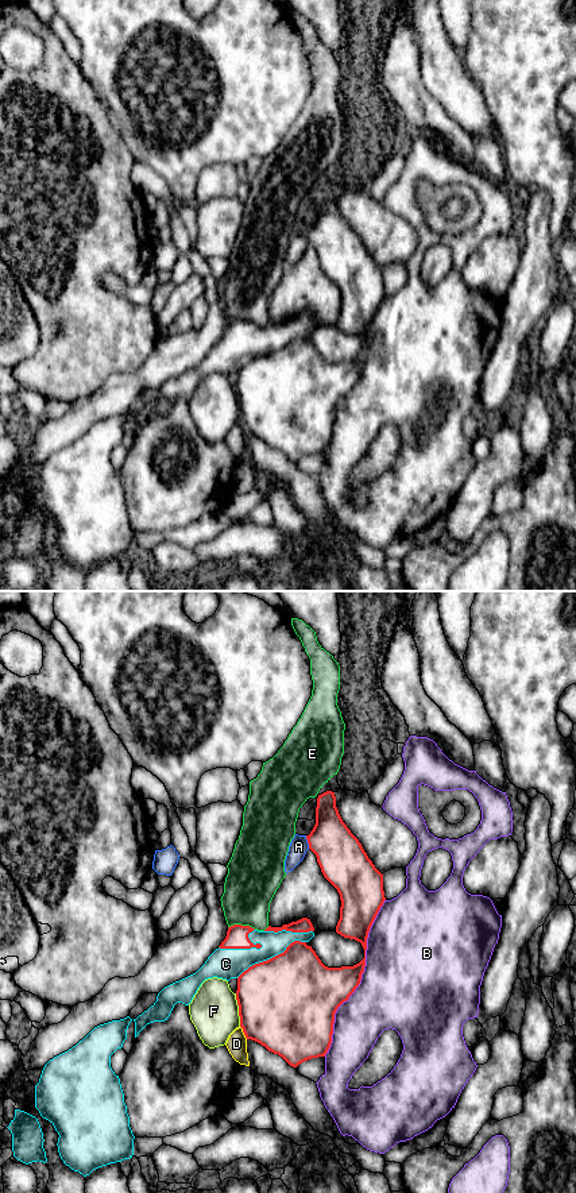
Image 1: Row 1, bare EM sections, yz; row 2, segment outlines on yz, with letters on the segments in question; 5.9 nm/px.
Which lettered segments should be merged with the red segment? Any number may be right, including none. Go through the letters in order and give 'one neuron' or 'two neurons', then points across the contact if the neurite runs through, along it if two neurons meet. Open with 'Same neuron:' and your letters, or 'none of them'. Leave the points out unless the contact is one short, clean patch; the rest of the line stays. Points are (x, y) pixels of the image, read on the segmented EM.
Same neuron: C
A: two neurons
B: two neurons
C: one neuron
D: two neurons
E: two neurons
F: two neurons | along yz (235, 993), (240, 1026)

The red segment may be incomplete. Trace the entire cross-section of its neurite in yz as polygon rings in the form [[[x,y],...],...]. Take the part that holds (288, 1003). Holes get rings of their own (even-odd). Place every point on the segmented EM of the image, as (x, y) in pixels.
[[[326,791],[318,795],[316,825],[310,834],[306,835],[306,839],[309,849],[317,857],[324,877],[340,895],[341,907],[336,933],[344,938],[360,942],[364,949],[364,958],[353,966],[325,966],[312,946],[306,945],[314,937],[314,927],[308,918],[283,924],[282,927],[268,926],[264,931],[258,931],[250,926],[233,924],[228,927],[227,937],[221,945],[208,957],[205,964],[196,973],[165,987],[158,993],[156,1001],[147,1011],[134,1019],[135,1038],[147,1024],[167,1020],[177,1003],[189,1005],[205,980],[217,977],[229,981],[231,978],[236,978],[236,1000],[239,1005],[240,1027],[247,1039],[255,1041],[268,1051],[278,1054],[293,1067],[297,1067],[308,1059],[325,1057],[332,1043],[335,1014],[360,984],[366,966],[368,933],[386,897],[383,891],[383,875],[375,868],[359,839],[343,822],[336,807],[335,792]]]

